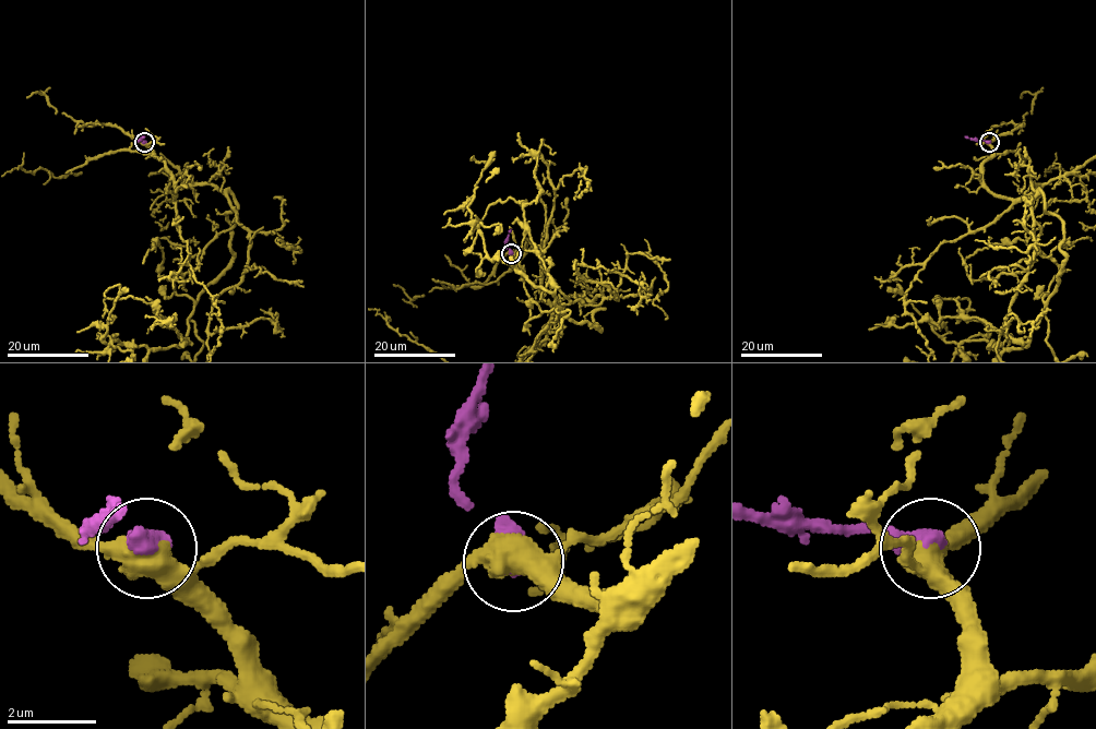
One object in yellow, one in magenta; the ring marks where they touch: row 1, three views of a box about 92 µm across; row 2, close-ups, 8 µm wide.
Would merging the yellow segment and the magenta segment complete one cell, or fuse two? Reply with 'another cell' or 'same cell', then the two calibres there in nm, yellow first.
same cell | 480/600 nm

